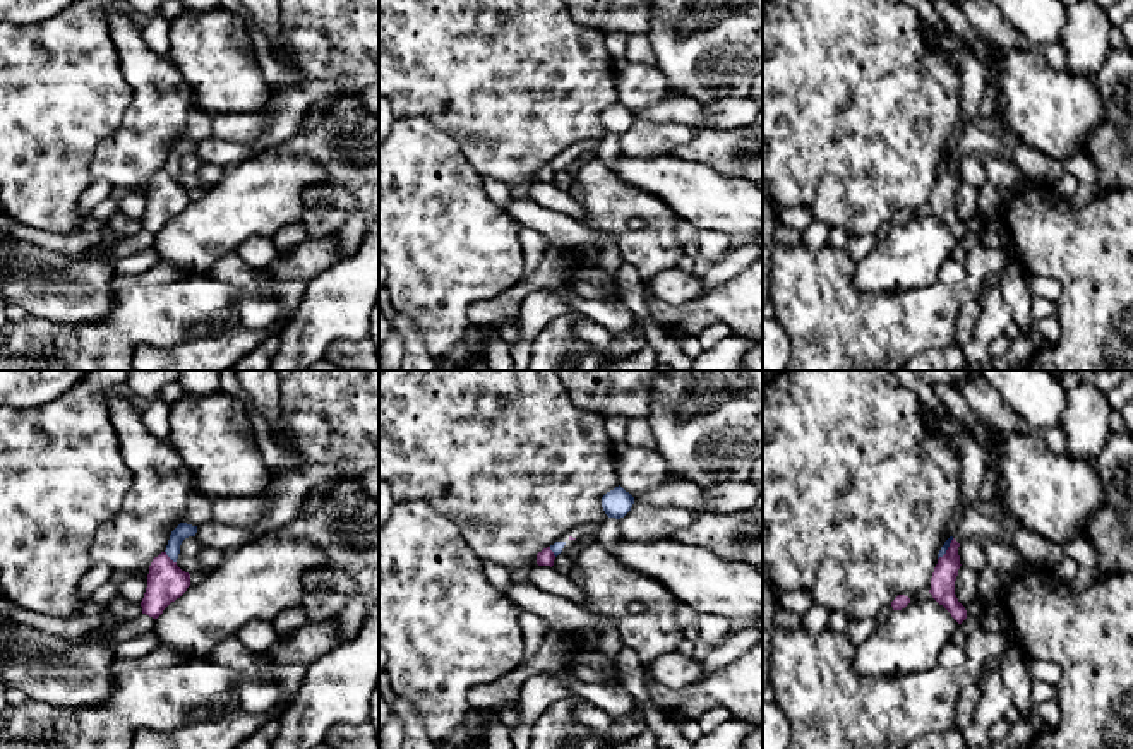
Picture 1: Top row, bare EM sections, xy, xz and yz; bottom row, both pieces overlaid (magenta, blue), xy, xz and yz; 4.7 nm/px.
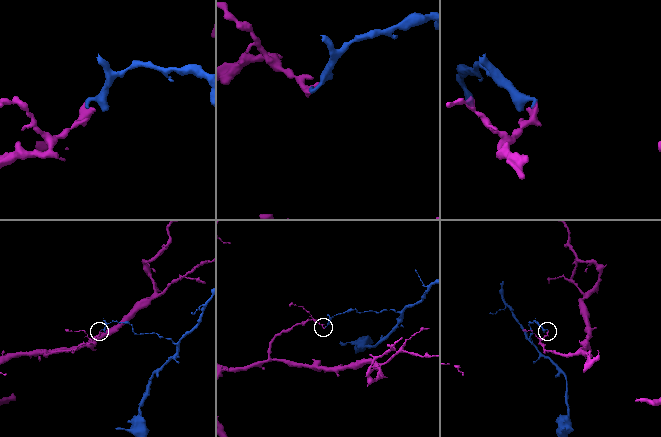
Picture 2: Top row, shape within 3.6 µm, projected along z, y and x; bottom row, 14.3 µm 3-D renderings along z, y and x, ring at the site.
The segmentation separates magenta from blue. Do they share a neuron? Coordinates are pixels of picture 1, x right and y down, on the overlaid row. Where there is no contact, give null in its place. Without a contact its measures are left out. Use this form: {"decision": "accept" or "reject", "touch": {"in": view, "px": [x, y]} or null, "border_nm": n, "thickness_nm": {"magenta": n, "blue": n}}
{"decision": "reject", "touch": {"in": "xy", "px": [168, 557]}, "border_nm": 80, "thickness_nm": {"magenta": 180, "blue": 70}}

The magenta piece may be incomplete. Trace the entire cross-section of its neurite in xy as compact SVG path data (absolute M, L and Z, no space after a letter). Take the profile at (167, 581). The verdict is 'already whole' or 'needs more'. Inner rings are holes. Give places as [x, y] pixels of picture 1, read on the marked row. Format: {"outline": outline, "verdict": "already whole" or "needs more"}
{"outline": "M161 552L149 566L147 588L141 602L142 614L158 619L189 586L190 574L182 571L166 552Z", "verdict": "already whole"}

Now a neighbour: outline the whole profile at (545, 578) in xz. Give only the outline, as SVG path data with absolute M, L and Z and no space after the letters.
M538 564L526 569L526 572L530 584L537 586L538 590L564 596L581 608L590 610L581 588L569 574L561 574L550 566Z

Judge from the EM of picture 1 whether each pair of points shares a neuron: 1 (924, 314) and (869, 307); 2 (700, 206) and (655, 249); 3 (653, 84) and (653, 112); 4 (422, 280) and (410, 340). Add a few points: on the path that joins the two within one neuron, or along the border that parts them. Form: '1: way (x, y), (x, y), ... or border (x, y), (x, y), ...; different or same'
1: way (911, 314), (883, 314); same
2: border (643, 192), (659, 197), (676, 216); different
3: border (683, 95), (662, 98), (635, 113); different
4: border (396, 311), (413, 323), (429, 352); different

